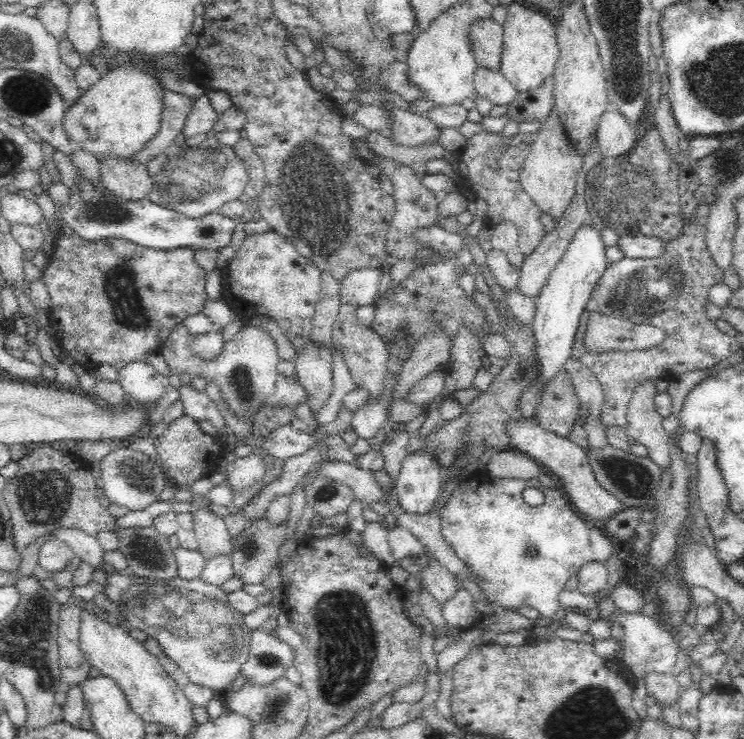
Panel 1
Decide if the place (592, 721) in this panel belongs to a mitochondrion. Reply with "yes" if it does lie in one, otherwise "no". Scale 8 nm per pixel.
yes

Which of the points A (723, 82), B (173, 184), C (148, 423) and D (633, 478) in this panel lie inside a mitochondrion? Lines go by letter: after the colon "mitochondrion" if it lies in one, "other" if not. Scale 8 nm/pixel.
A: mitochondrion
B: mitochondrion
C: other
D: mitochondrion

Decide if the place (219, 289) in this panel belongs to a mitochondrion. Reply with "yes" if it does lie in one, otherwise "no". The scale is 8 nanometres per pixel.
no

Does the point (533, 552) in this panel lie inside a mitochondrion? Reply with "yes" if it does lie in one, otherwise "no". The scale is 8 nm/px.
yes

